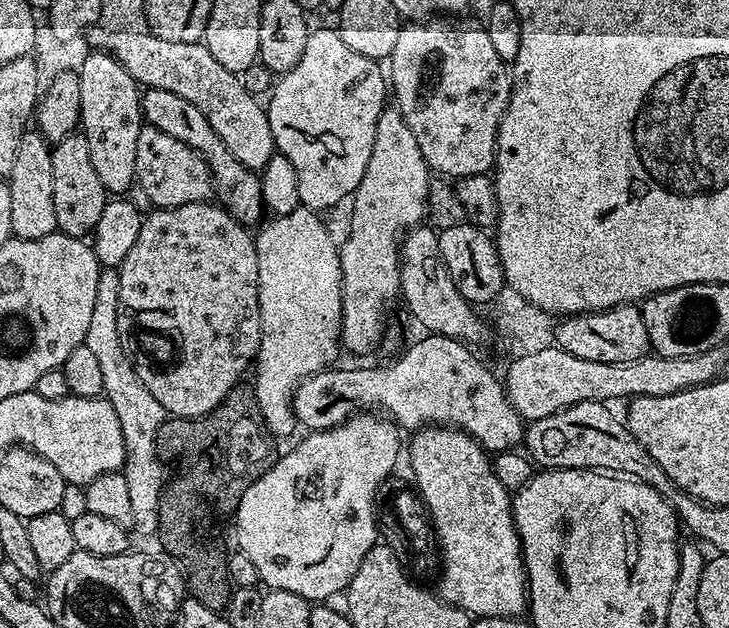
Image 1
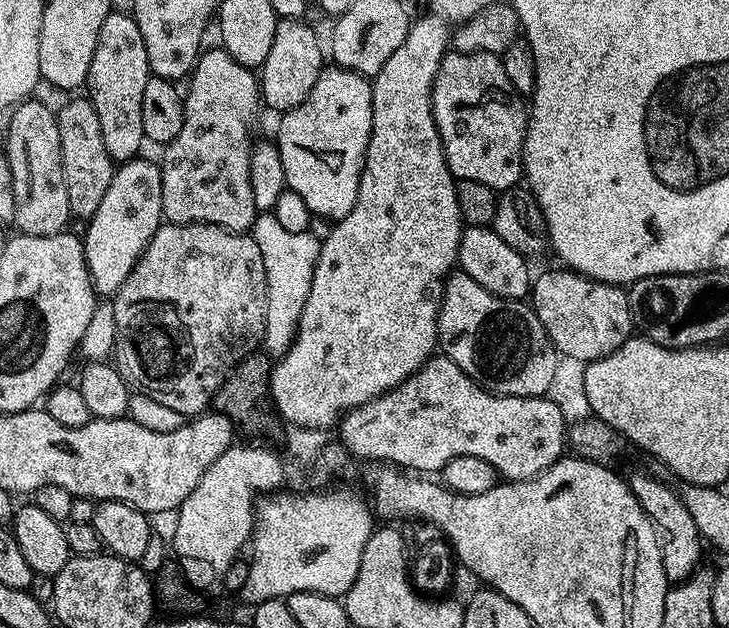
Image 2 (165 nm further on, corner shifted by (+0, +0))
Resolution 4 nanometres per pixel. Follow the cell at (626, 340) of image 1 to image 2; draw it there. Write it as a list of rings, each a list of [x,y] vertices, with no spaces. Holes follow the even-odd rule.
[[[571,270],[559,271],[537,275],[533,279],[530,289],[532,309],[538,314],[538,322],[542,322],[542,326],[548,337],[552,339],[552,345],[556,347],[557,353],[561,357],[569,356],[587,362],[608,356],[614,350],[618,350],[618,346],[622,346],[634,334],[627,291],[619,284],[603,284]]]

